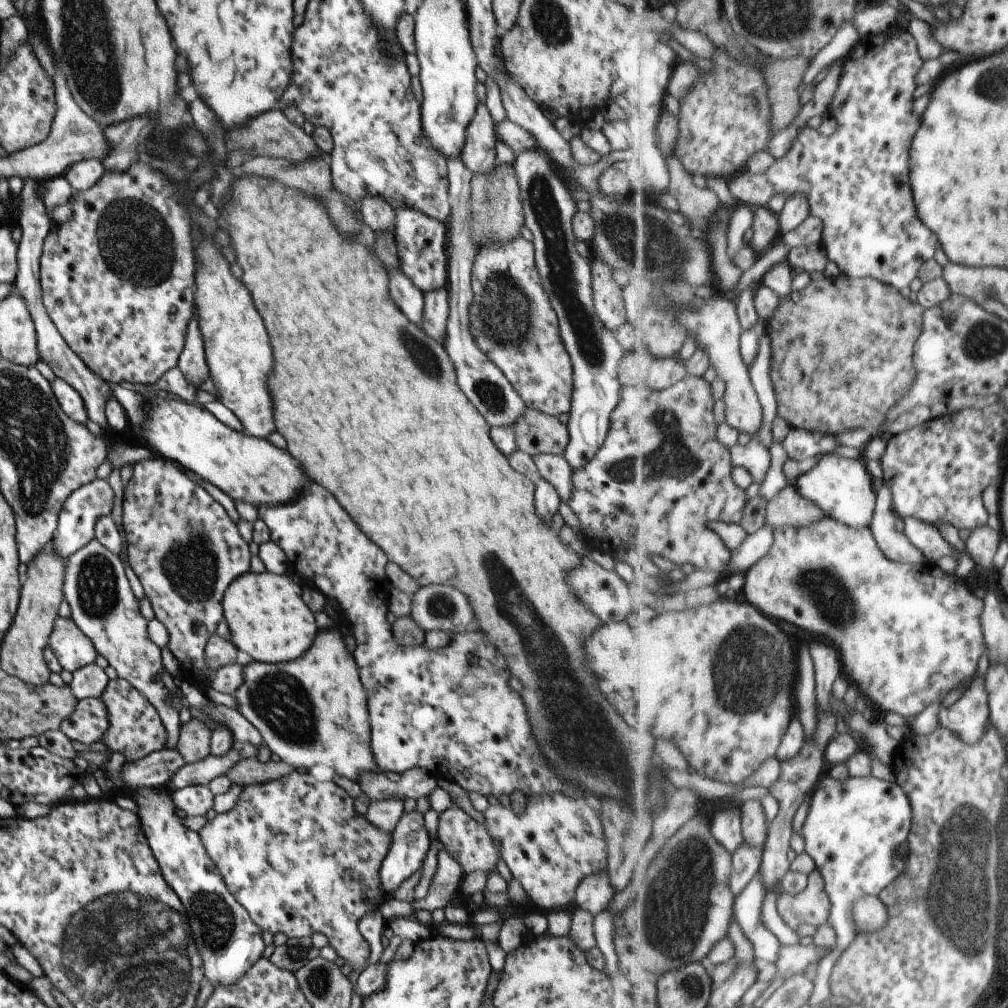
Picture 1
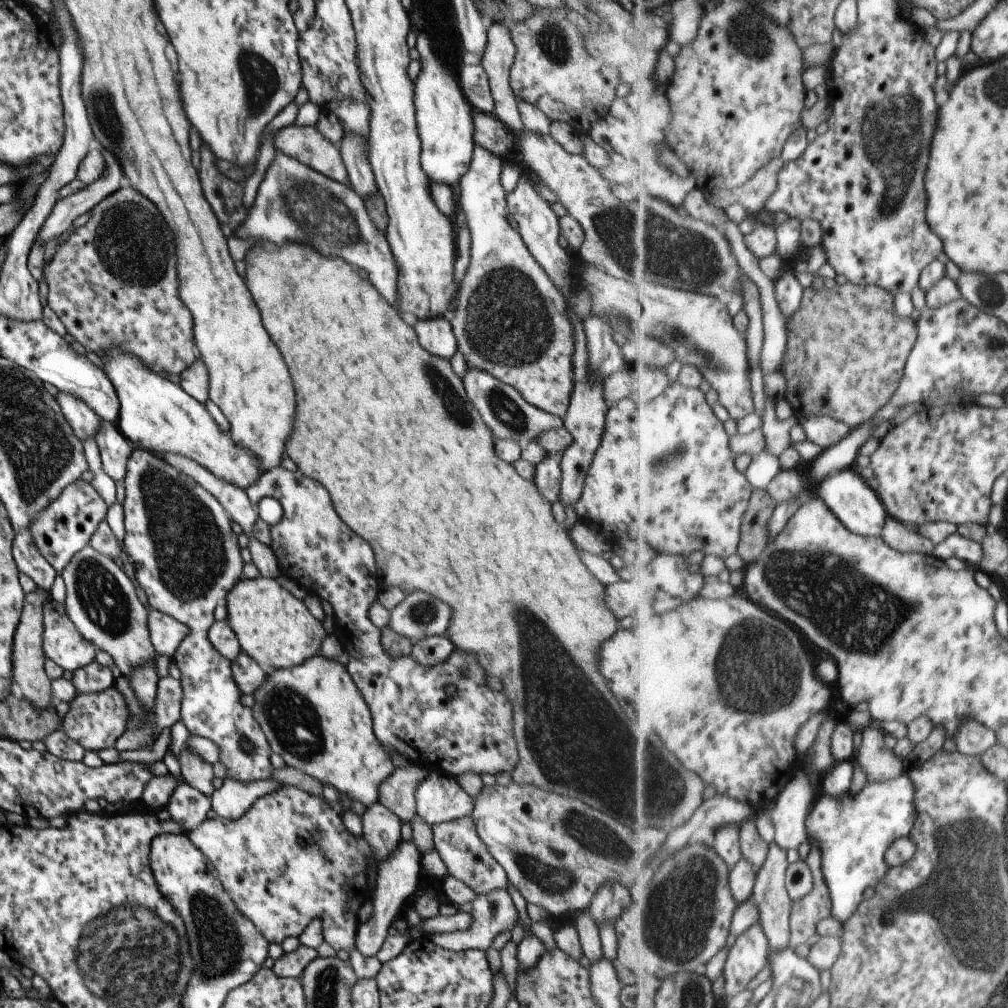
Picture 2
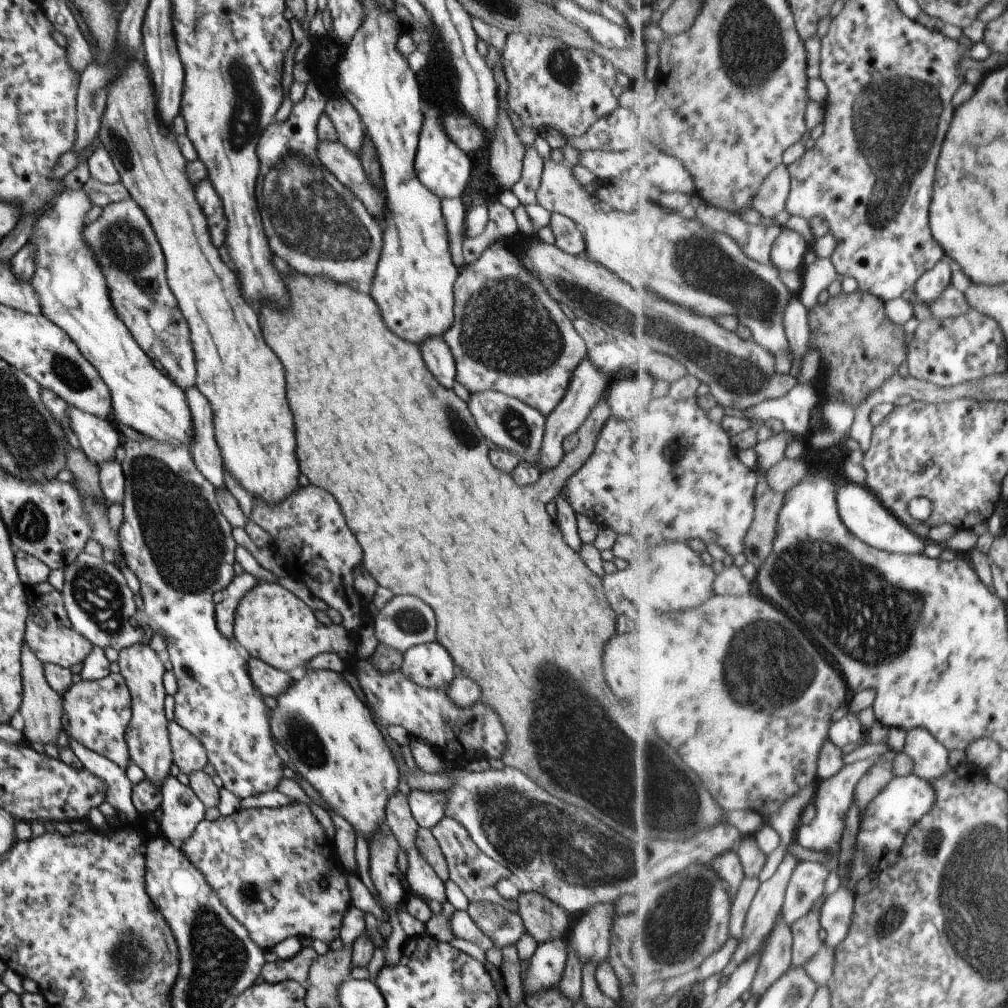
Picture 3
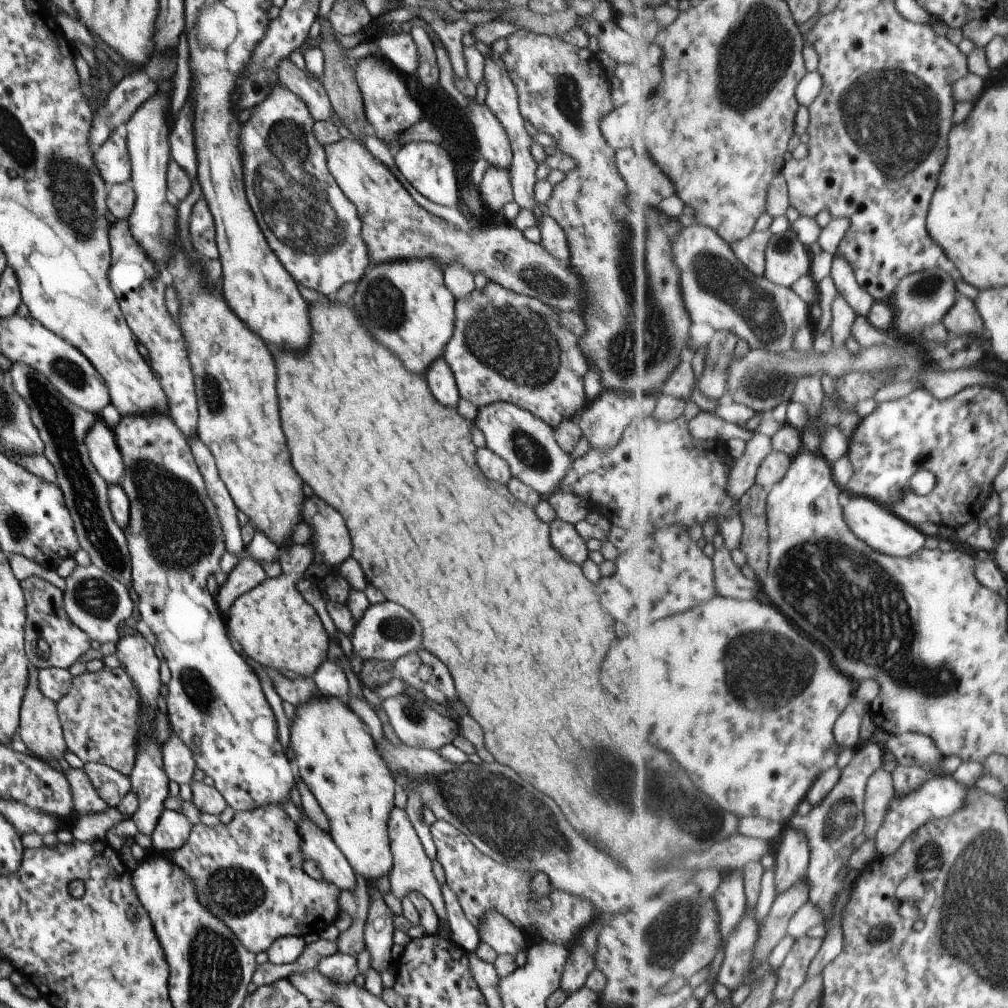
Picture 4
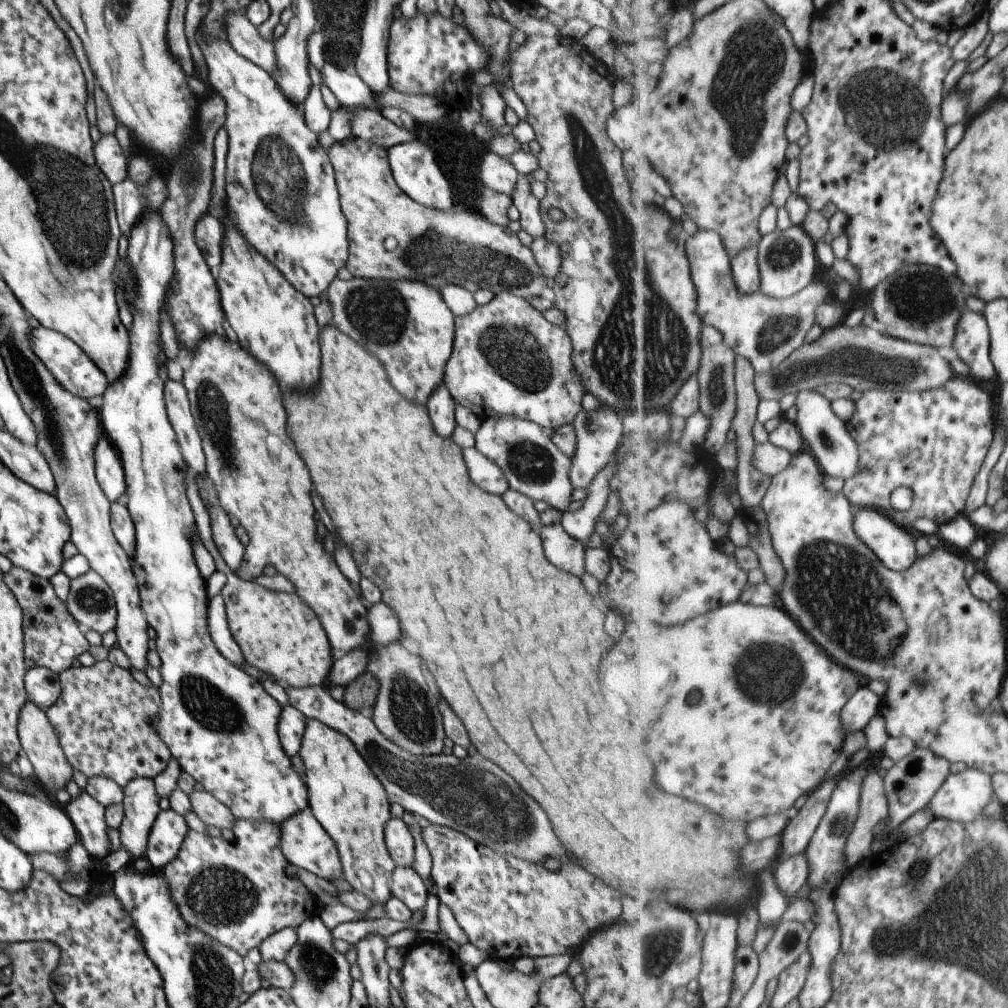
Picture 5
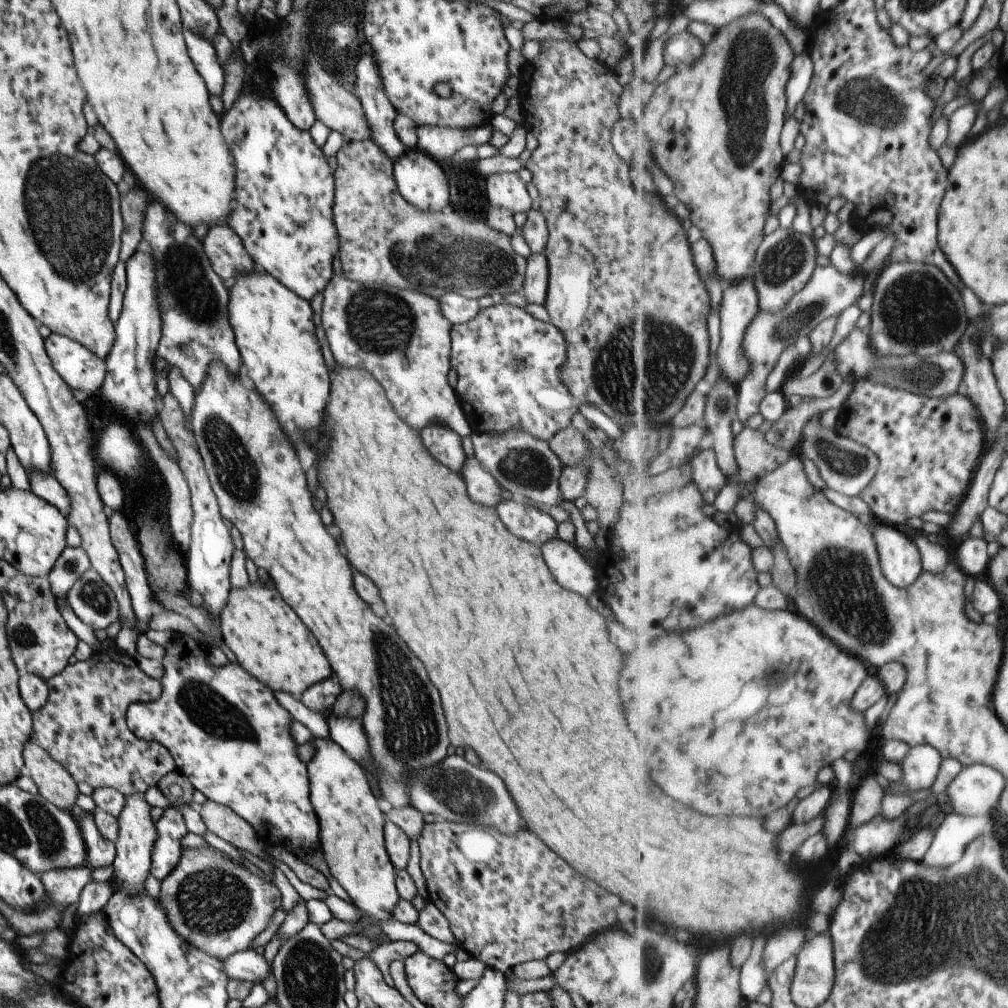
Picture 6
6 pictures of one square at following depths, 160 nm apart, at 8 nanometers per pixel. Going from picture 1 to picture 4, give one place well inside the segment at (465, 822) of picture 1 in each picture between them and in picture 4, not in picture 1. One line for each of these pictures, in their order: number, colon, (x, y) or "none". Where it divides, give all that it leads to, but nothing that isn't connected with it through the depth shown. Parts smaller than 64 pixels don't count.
2: (464, 855)
3: (475, 874)
4: (479, 883)

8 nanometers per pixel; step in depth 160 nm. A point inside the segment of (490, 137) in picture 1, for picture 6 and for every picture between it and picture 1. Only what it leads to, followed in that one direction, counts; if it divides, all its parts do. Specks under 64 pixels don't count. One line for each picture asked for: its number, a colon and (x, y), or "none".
2: (510, 320)
3: (507, 335)
4: (508, 347)
5: (506, 359)
6: (507, 363)

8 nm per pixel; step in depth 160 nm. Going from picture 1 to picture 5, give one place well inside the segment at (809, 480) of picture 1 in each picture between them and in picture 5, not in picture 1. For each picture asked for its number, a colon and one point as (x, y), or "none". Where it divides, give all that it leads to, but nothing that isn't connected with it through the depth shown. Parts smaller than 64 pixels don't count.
2: (856, 502)
3: (862, 510)
4: (880, 527)
5: (890, 541)

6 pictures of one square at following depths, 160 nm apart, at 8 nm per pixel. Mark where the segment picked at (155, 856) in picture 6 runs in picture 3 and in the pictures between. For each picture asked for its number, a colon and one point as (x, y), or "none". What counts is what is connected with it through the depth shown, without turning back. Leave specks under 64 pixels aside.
3: (181, 810)
4: (170, 832)
5: (168, 829)

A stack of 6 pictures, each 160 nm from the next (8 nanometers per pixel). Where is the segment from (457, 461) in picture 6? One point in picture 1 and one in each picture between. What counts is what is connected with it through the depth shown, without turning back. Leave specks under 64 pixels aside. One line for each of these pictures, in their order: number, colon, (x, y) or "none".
1: (435, 306)
2: (434, 334)
3: (436, 356)
4: (438, 376)
5: (440, 405)

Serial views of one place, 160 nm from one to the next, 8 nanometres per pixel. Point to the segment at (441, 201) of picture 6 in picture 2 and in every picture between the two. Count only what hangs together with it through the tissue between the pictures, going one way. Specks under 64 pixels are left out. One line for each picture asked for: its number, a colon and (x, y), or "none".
2: (443, 116)
3: (441, 166)
4: (428, 168)
5: (413, 167)

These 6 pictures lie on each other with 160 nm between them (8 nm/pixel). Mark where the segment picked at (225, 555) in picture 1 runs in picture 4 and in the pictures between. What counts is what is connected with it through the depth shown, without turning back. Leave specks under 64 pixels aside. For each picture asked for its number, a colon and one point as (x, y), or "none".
2: (177, 541)
3: (173, 537)
4: (215, 705)

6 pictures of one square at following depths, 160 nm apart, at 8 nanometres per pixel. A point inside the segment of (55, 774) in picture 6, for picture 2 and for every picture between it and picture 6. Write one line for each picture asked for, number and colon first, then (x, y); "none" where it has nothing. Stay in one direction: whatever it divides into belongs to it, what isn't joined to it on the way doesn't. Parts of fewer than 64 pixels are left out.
2: (29, 680)
3: (41, 707)
4: (39, 728)
5: (38, 741)

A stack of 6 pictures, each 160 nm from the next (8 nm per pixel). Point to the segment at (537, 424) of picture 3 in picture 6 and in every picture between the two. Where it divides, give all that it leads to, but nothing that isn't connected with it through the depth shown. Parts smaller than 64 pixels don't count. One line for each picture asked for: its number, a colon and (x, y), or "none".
4: (525, 442)
5: (531, 464)
6: (525, 466)

